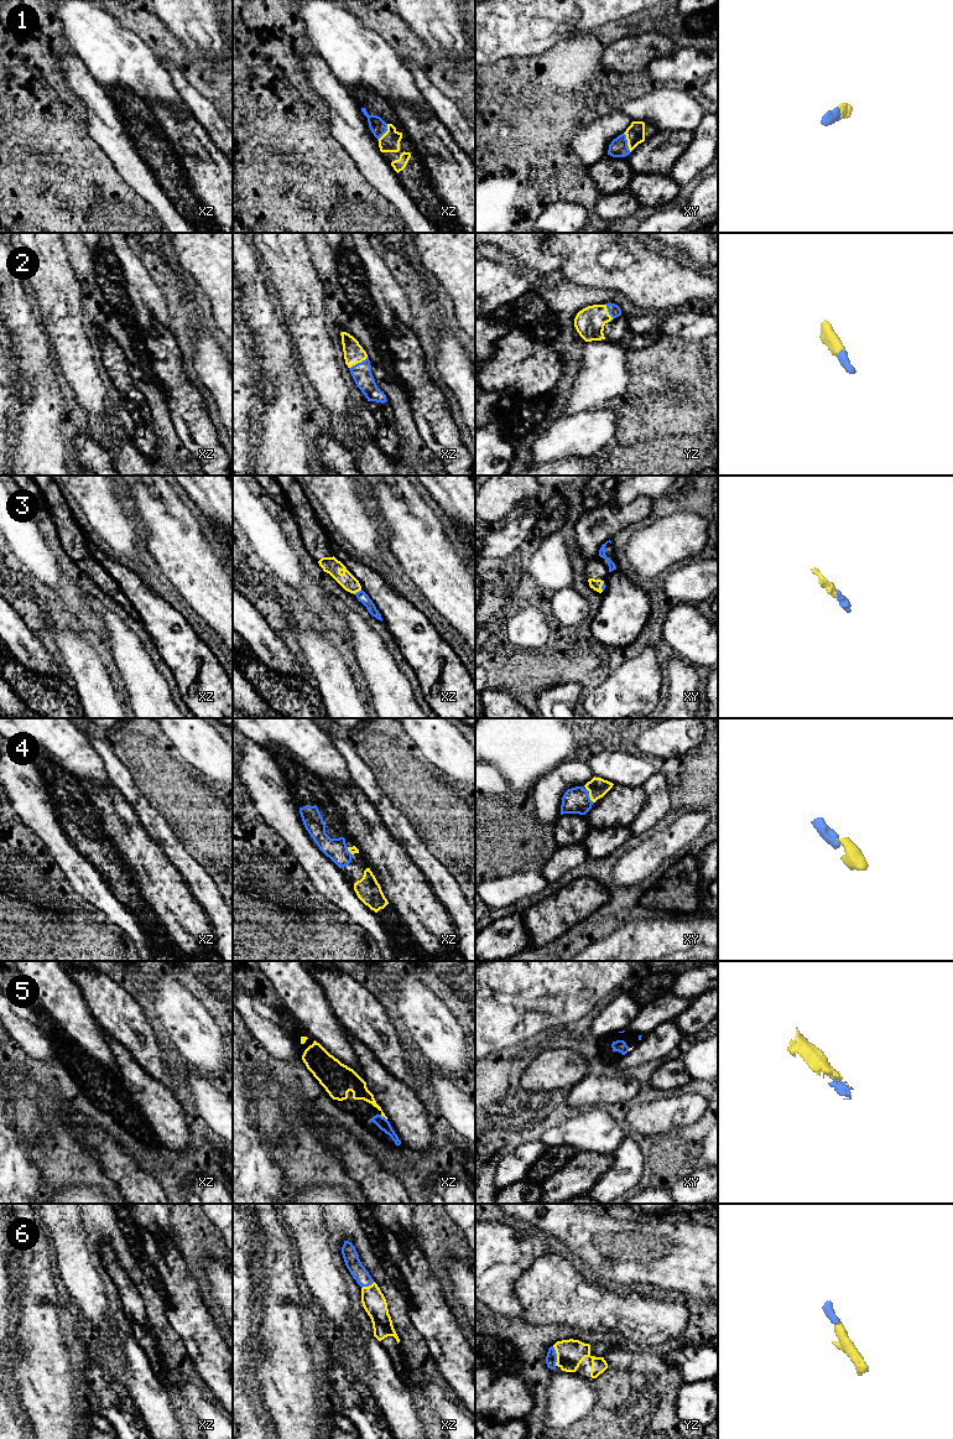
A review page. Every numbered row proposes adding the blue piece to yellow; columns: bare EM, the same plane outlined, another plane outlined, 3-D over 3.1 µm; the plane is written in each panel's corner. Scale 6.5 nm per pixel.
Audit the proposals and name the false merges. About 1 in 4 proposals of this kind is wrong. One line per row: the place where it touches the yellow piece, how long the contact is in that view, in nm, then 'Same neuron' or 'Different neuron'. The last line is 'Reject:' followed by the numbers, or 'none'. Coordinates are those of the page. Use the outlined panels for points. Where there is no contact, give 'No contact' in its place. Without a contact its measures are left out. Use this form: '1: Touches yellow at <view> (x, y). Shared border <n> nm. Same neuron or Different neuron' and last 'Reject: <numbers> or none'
1: Touches yellow at xy (628, 143). Shared border 130 nm. Same neuron
2: Touches yellow at xz (358, 362). Shared border 140 nm. Same neuron
3: Touches yellow at xz (357, 591). Shared border 50 nm. Same neuron
4: Touches yellow at xy (589, 796). Shared border 70 nm. Same neuron
5: Touches yellow at xz (384, 1116). Shared border 60 nm. Same neuron
6: Touches yellow at yz (557, 1356). Shared border 130 nm. Same neuron
Reject: none

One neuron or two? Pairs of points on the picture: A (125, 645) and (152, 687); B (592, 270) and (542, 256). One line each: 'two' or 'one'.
A: one
B: two

